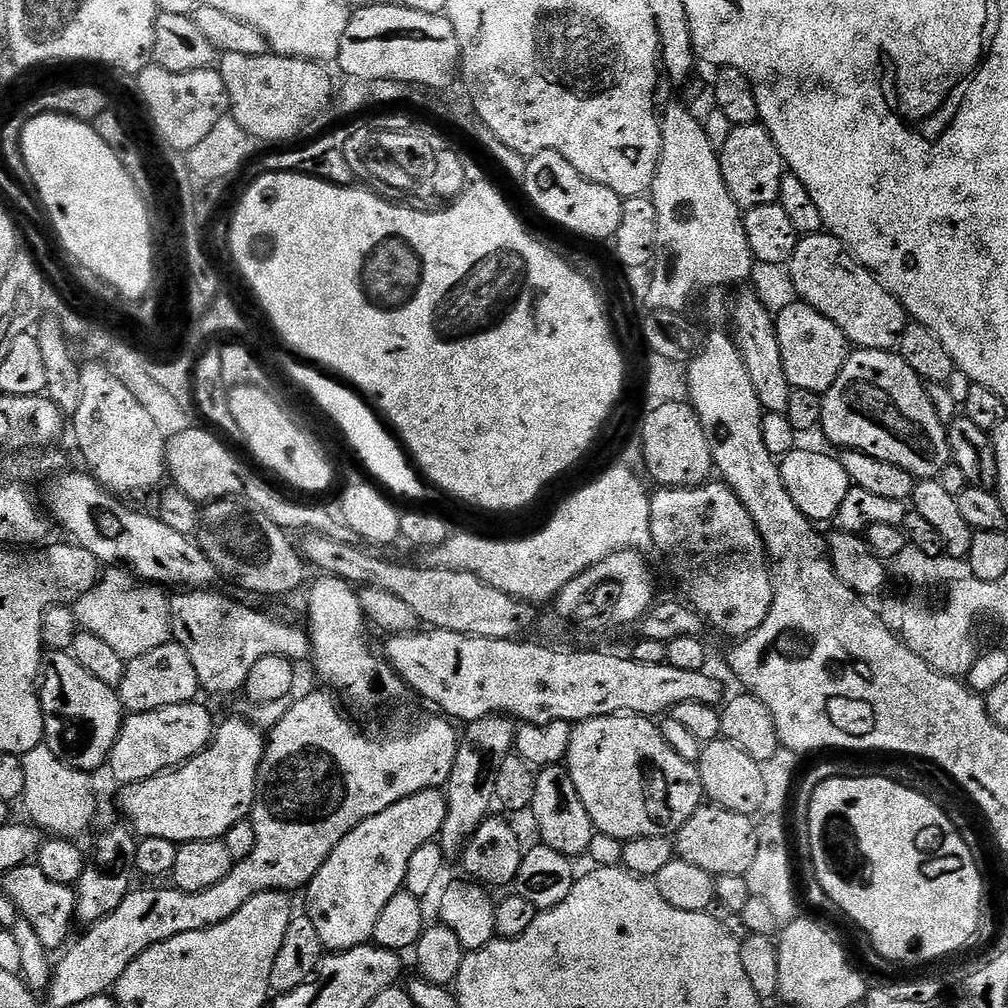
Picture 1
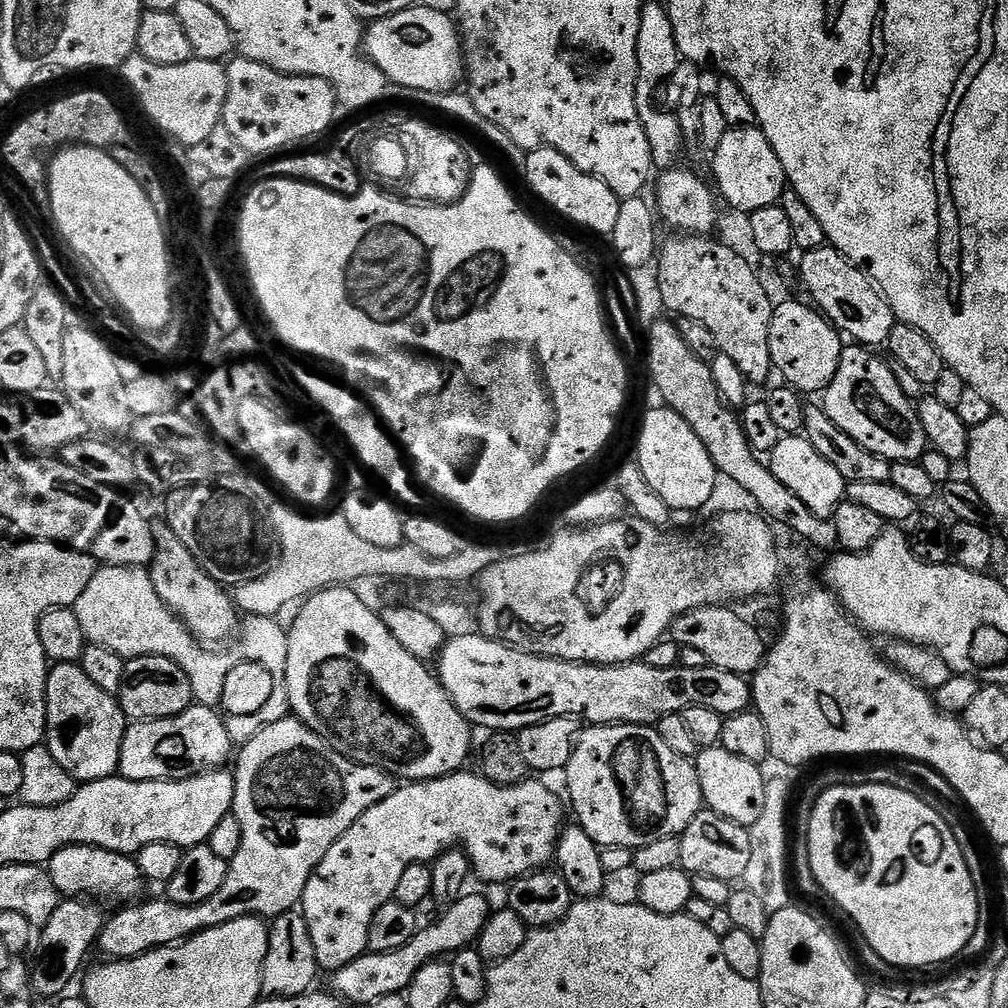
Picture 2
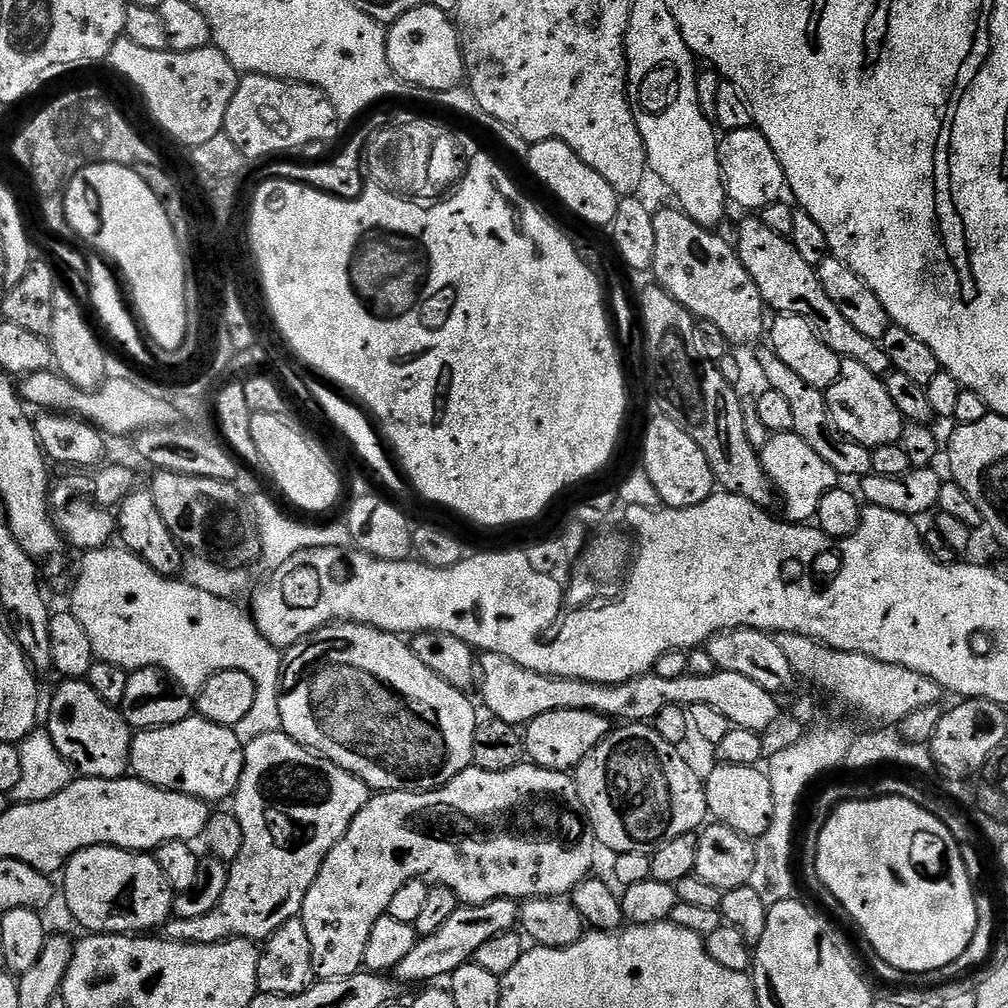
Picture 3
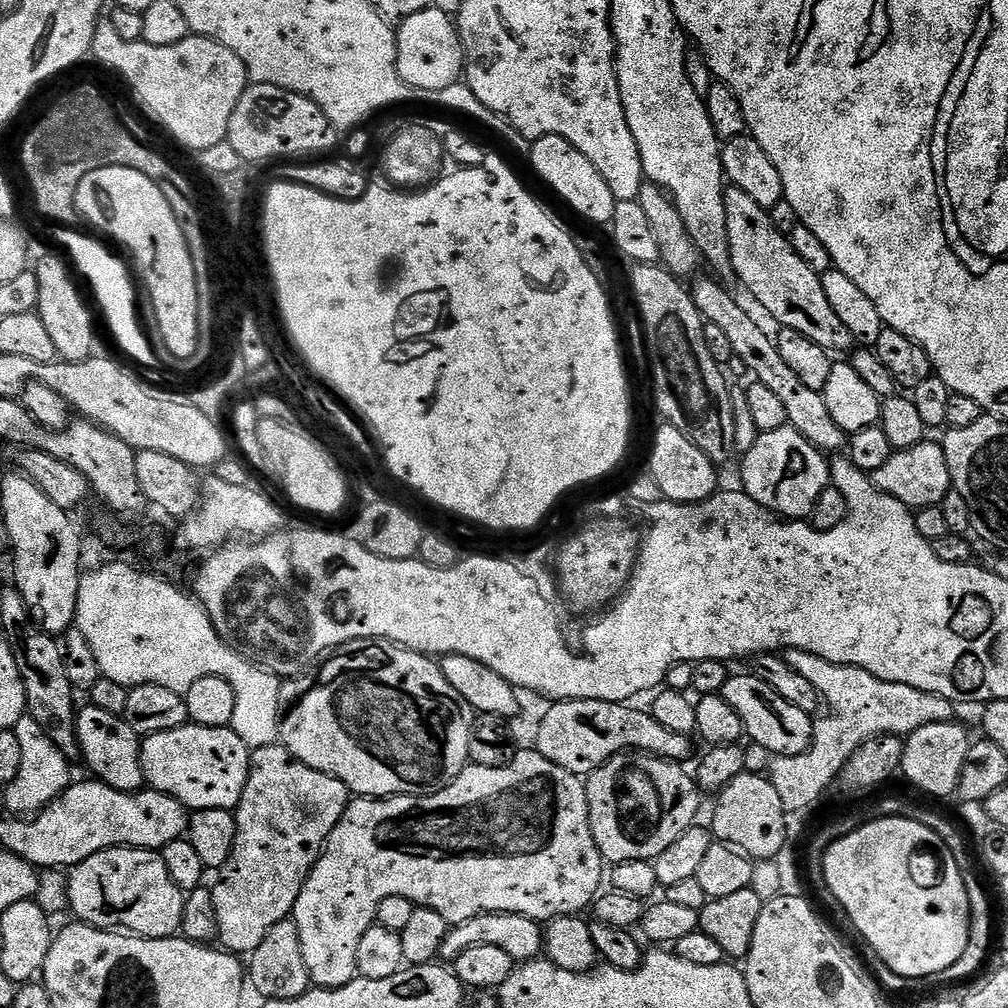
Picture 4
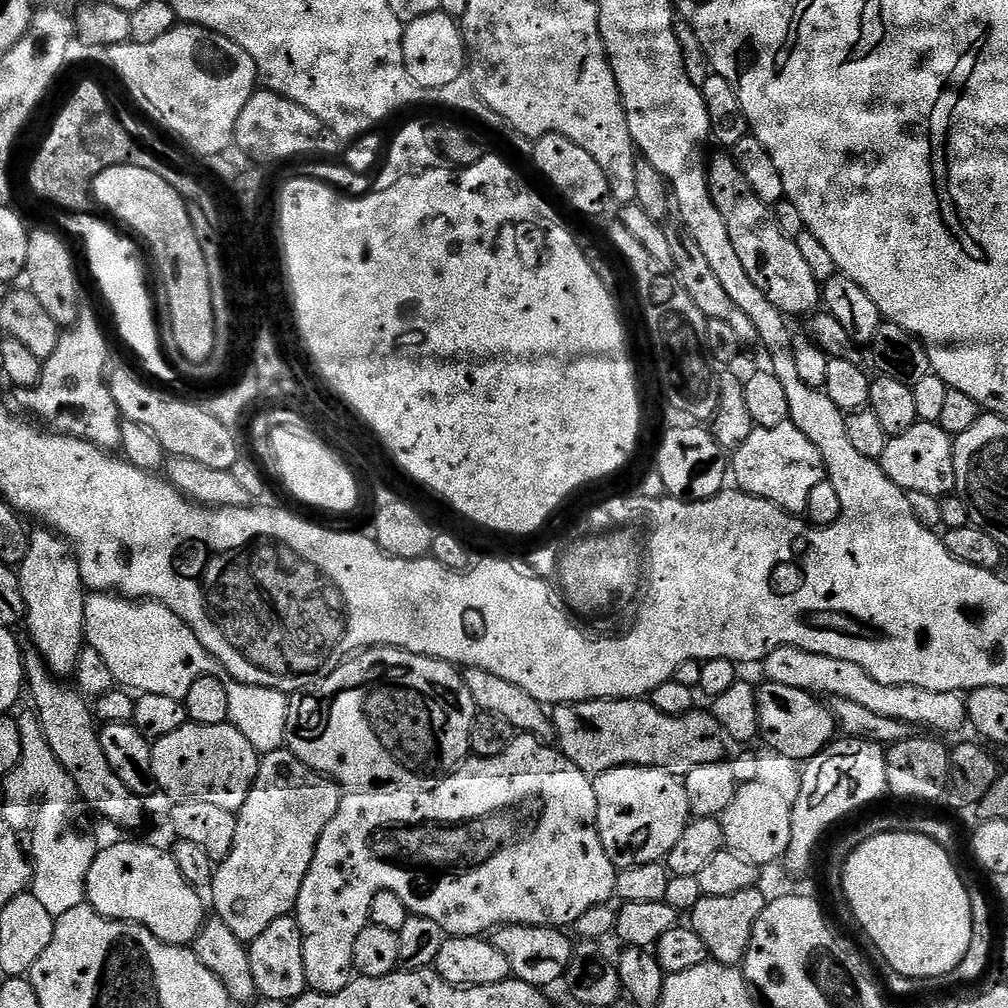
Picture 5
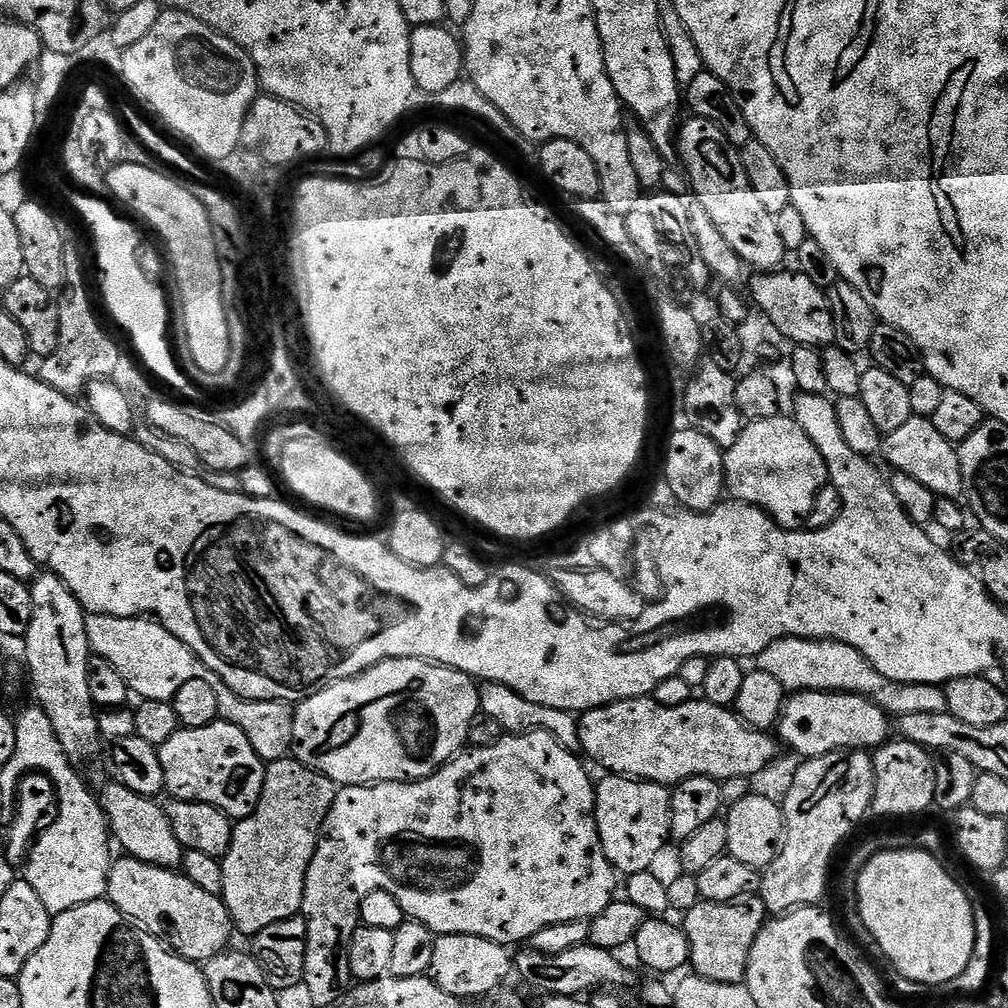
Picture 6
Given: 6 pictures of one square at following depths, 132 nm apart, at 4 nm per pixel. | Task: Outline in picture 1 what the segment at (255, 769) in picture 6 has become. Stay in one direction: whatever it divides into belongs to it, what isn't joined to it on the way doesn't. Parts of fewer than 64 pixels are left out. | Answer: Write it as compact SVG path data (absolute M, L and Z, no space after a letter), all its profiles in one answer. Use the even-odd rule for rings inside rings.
M200 702L166 706L153 712L133 712L120 727L112 753L108 755L106 768L112 771L117 785L138 784L141 780L175 770L188 760L193 760L211 744L213 735L212 716Z

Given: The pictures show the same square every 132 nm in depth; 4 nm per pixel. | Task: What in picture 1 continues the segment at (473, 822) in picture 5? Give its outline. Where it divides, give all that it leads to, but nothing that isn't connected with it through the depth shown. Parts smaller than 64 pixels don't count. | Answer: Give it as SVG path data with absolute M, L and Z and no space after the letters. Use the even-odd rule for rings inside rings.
M427 788L402 802L394 802L382 814L366 818L326 858L324 865L306 885L308 908L306 914L318 930L325 949L329 953L345 952L369 943L378 923L378 914L401 892L406 878L406 866L410 866L410 854L418 846L431 844L437 839L446 822L448 802L443 791Z

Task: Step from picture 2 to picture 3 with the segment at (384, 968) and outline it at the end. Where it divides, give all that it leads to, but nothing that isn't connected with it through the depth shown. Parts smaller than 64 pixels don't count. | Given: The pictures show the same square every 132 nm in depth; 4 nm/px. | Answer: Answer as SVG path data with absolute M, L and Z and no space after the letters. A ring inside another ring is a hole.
M491 900L485 904L463 905L454 910L453 916L438 929L438 934L417 939L414 950L410 950L410 954L406 954L406 958L402 958L402 962L398 962L394 969L395 979L401 985L420 984L416 986L443 981L459 967L469 963L475 957L478 946L482 946L482 942L490 942L490 938L498 934L513 931L519 923L520 904L514 900Z

